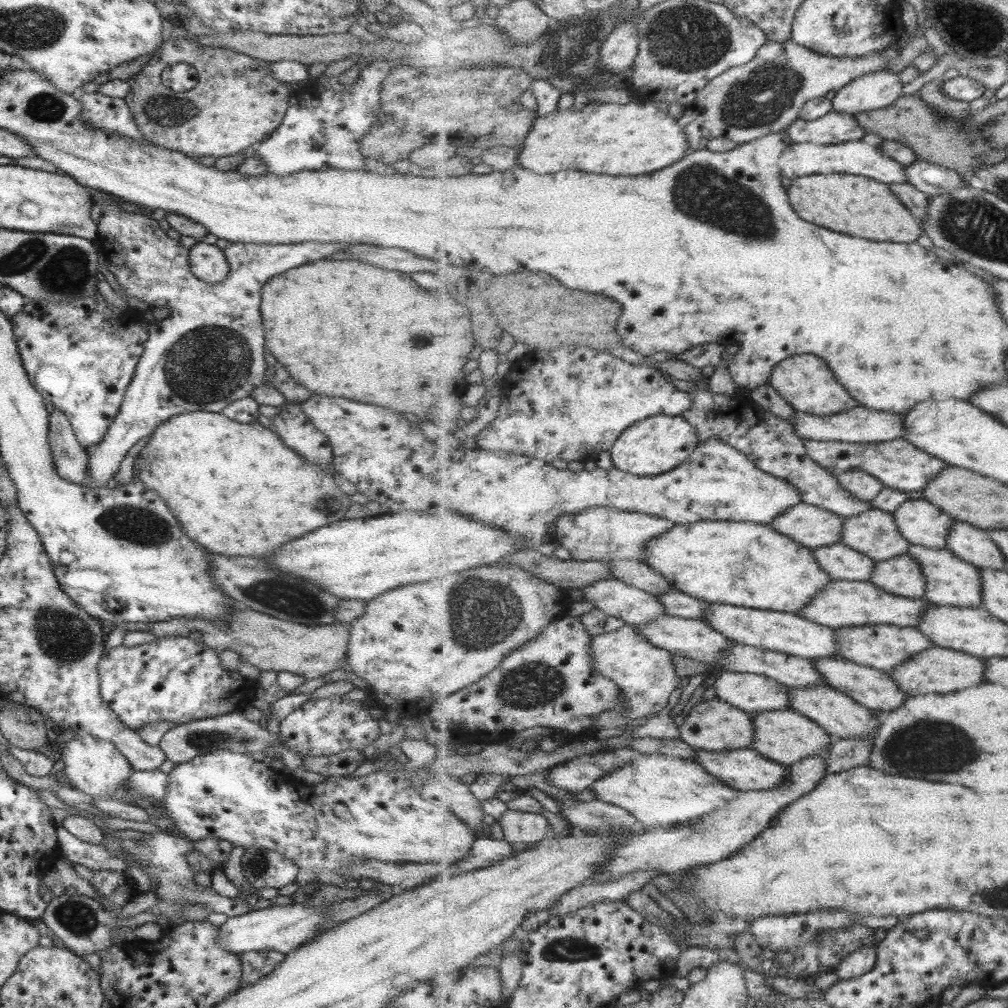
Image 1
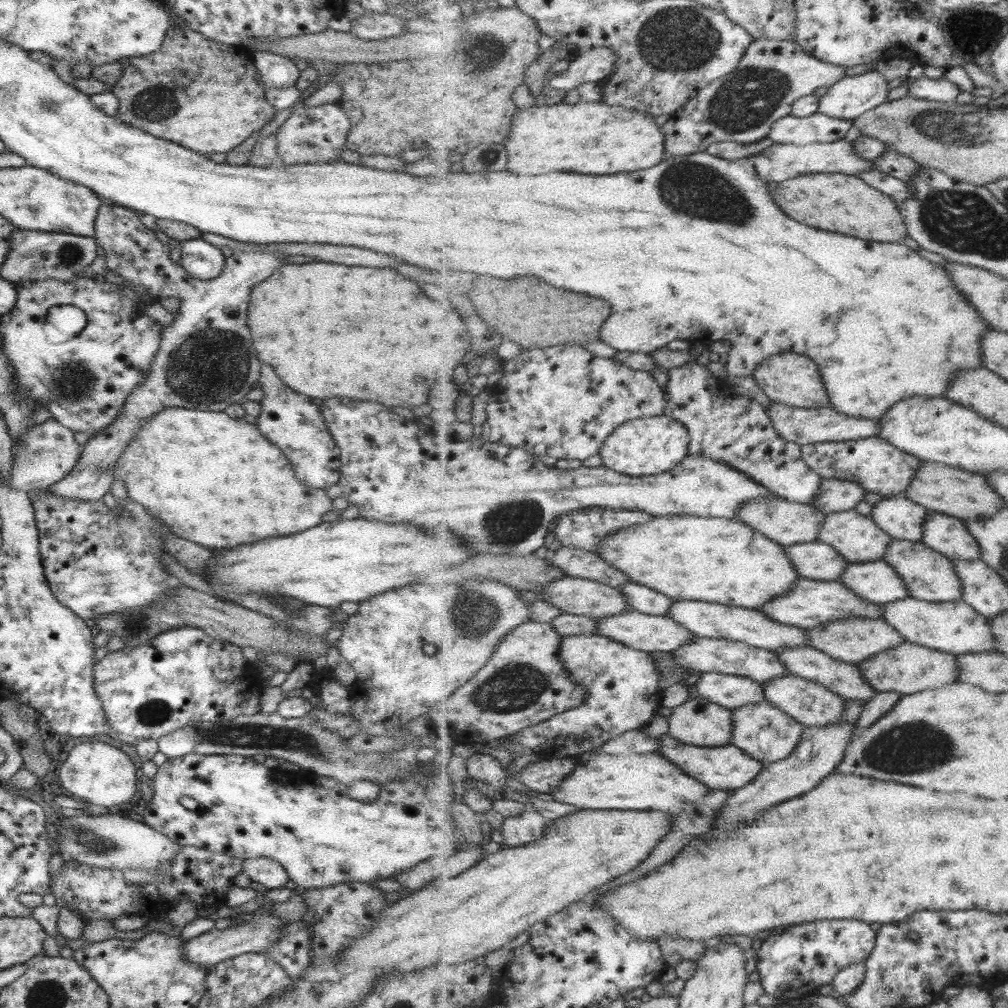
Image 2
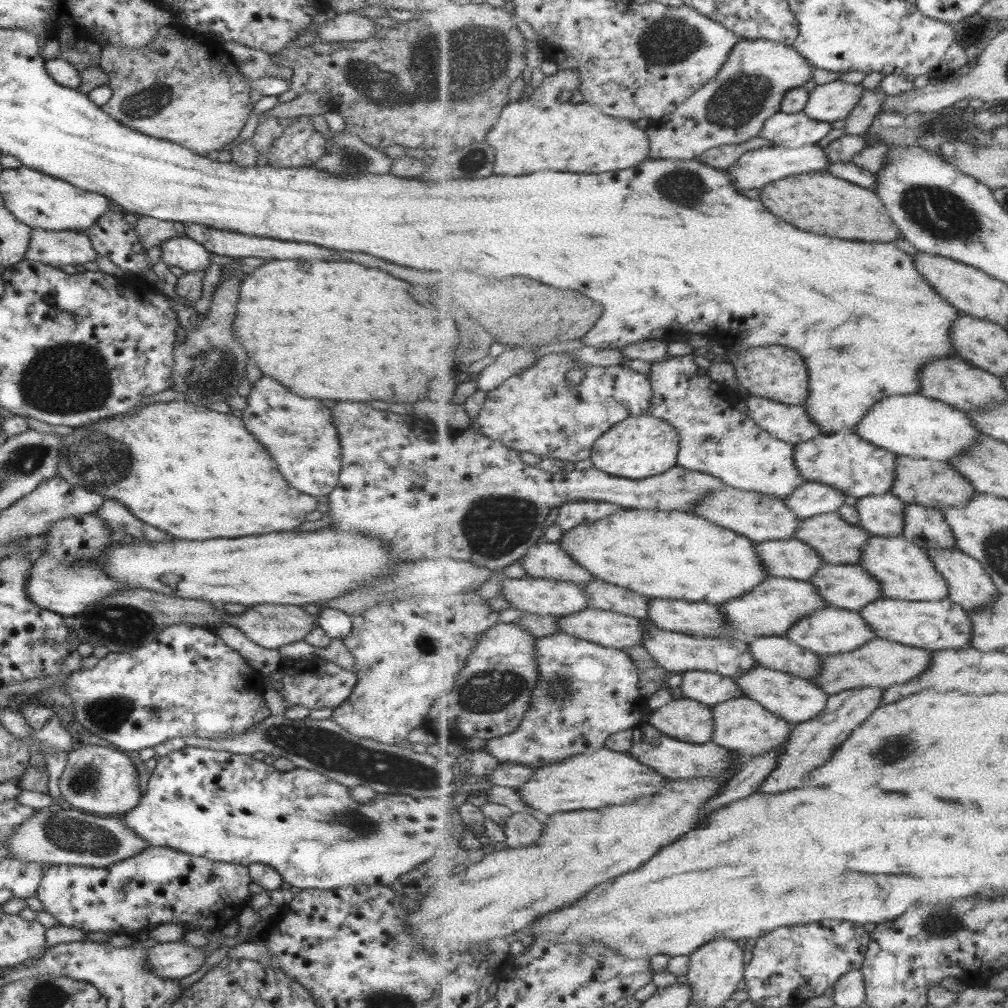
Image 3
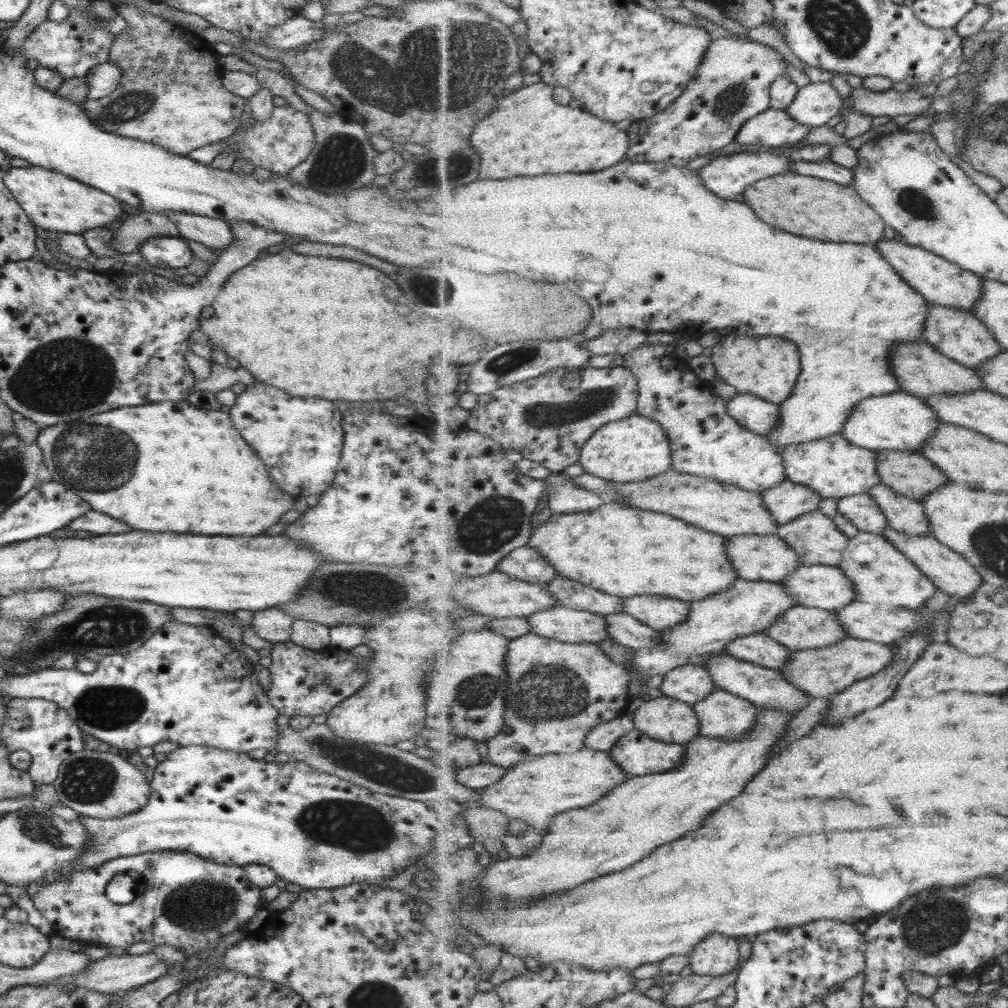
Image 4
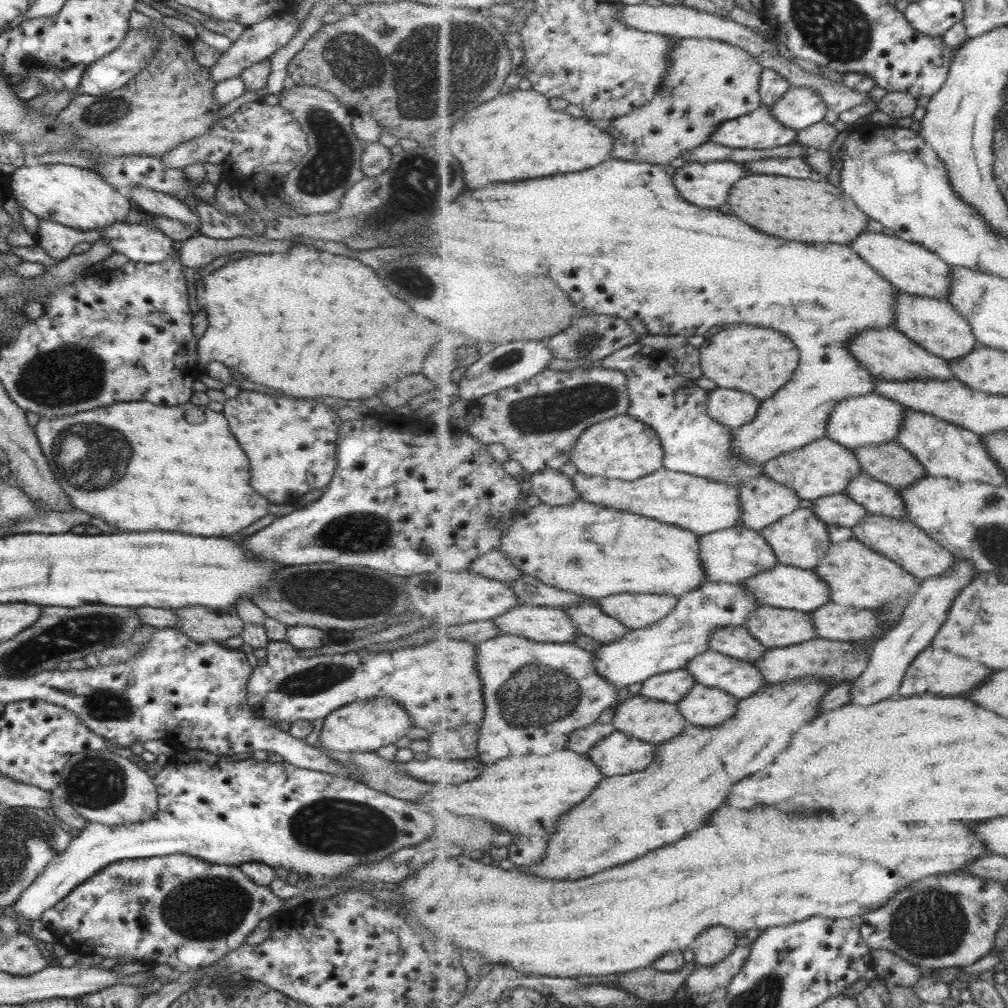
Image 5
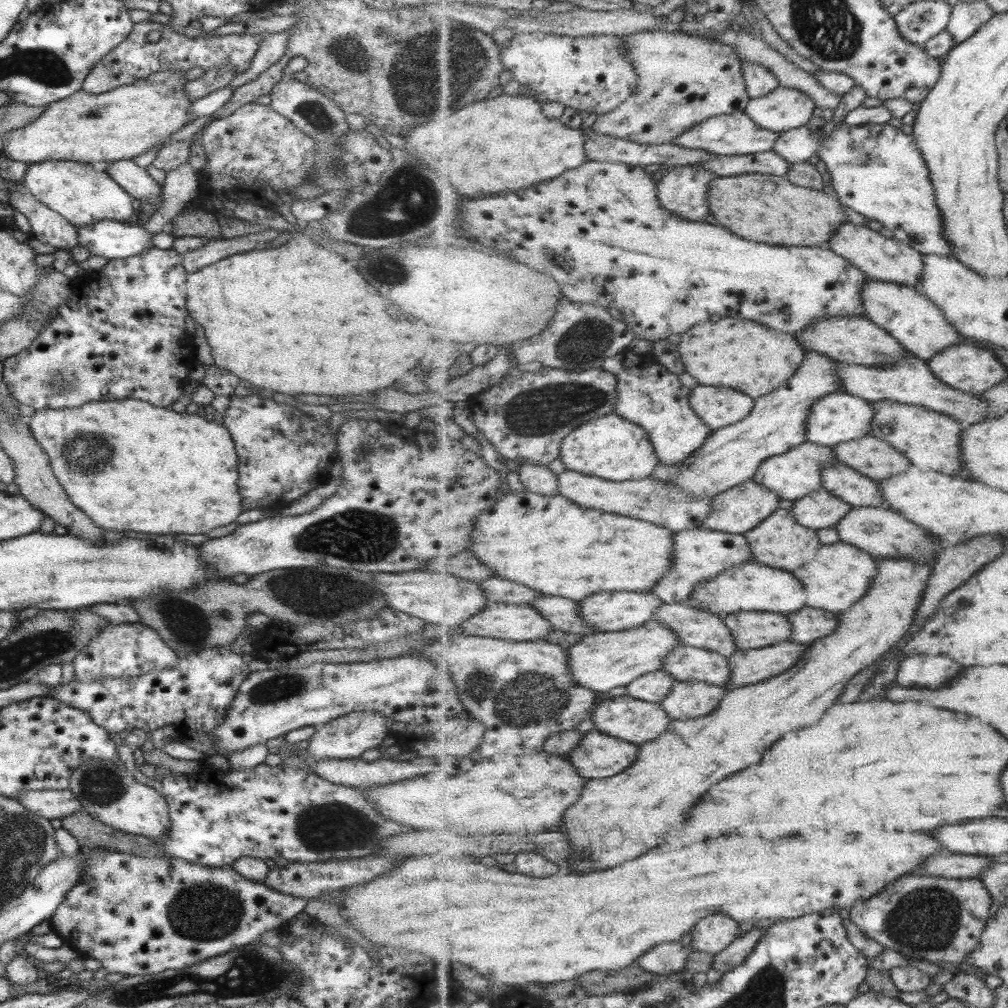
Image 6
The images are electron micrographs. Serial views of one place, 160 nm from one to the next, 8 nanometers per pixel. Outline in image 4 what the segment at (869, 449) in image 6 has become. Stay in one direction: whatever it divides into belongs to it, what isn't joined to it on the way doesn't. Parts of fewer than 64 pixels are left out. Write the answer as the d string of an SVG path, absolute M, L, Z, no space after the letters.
M877 451L880 477L895 492L923 502L951 480L929 457L915 451Z

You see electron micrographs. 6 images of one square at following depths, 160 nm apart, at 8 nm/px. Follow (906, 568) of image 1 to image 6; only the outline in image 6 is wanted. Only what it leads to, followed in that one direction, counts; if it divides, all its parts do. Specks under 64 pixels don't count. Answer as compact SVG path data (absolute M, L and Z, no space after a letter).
M755 561L707 579L695 588L690 598L700 600L706 610L724 618L739 611L777 612L788 615L807 606L808 593L804 591L804 584L793 572Z

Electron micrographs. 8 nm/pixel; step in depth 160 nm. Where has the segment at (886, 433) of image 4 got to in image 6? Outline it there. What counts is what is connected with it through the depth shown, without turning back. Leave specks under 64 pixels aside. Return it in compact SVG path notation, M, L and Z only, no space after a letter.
M843 390L832 392L831 395L824 396L813 404L808 416L807 440L815 444L832 446L860 439L862 436L871 435L875 418L876 407L872 401L865 400L865 397L845 393Z

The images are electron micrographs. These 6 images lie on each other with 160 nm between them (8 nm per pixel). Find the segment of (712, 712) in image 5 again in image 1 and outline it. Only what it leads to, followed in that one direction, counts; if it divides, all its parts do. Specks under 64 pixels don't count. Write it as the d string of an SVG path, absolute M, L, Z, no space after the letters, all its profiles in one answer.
M783 709L752 714L756 723L756 740L752 748L783 765L792 765L815 755L825 754L832 744L832 734L815 720L795 710Z

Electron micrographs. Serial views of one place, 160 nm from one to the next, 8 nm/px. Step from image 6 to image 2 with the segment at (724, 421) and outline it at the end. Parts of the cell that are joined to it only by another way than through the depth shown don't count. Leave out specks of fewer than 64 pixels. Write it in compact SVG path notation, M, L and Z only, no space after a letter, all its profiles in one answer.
M773 403L768 407L768 413L769 416L772 417L777 432L779 432L785 440L793 441L801 446L804 444L857 440L879 436L881 430L879 419L849 416L831 406L814 406L812 409L808 409L797 408L783 403Z

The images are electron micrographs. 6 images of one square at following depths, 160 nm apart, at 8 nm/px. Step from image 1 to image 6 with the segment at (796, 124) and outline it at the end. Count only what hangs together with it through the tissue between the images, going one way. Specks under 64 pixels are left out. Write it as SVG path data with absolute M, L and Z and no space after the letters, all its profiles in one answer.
M737 111L728 115L705 119L703 123L691 127L685 134L677 136L674 142L683 148L703 148L703 150L719 156L749 155L775 150L780 134L781 132L773 132L767 128L761 128L747 112Z

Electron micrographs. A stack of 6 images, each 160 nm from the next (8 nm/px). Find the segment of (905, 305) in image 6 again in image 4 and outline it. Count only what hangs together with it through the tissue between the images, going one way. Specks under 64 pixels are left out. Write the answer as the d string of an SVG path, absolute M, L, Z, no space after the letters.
M931 305L929 307L924 340L940 349L945 356L952 357L959 364L973 369L989 362L994 356L1001 355L1005 351L1003 344L988 329L988 325L983 320L979 320L979 317L975 316L973 312L943 305Z

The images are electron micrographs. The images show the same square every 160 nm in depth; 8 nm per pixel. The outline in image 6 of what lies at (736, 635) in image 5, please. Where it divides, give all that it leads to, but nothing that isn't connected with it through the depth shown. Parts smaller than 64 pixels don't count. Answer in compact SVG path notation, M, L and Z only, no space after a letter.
M665 603L656 610L655 619L672 628L686 646L709 649L726 657L741 650L723 618L707 610L694 609L685 603Z

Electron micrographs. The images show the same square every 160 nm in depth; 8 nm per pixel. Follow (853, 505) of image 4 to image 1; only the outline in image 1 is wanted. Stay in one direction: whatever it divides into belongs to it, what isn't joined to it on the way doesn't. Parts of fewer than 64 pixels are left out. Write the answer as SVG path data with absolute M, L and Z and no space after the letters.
M926 499L909 500L893 513L897 527L912 544L948 548L949 534L957 520Z

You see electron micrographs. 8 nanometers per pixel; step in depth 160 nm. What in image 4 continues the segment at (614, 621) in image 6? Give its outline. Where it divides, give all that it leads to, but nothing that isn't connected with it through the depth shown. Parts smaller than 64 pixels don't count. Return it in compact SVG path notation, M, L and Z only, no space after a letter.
M661 595L624 597L624 612L657 631L668 631L691 615L692 603Z

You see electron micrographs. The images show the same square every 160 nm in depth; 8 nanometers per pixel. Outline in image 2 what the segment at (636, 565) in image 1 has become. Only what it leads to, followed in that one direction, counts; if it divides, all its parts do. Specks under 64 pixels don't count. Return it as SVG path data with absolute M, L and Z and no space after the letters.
M561 546L555 552L549 553L548 560L572 578L595 580L612 585L613 588L633 583L629 575L603 561L600 554L588 550Z

